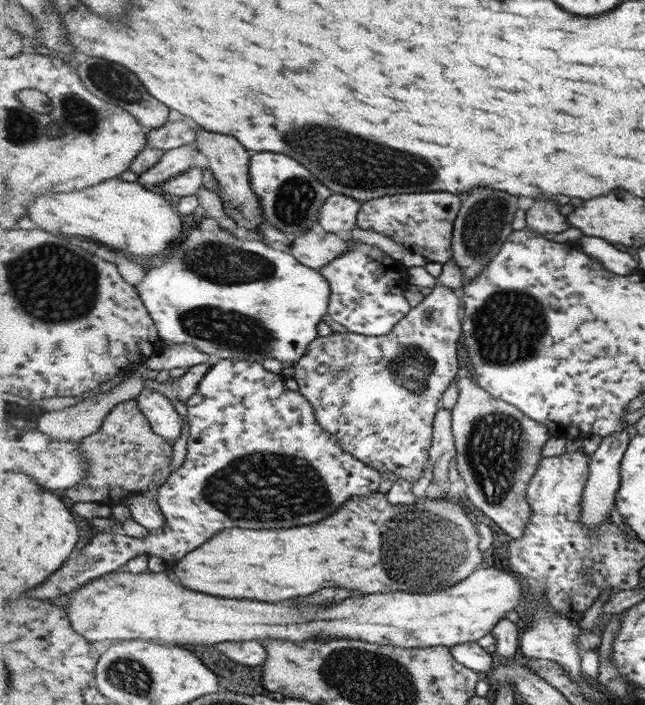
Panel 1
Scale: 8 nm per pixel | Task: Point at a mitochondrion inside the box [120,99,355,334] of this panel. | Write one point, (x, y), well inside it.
(220, 262)

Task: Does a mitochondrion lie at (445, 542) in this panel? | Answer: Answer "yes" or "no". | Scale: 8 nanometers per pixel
yes

